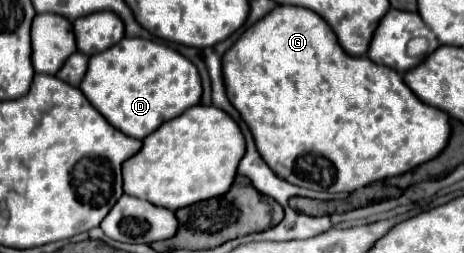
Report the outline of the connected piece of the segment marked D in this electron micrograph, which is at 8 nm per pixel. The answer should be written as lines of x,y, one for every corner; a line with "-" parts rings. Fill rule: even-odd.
124,37
120,43
112,45
104,53
96,53
96,57
90,57
90,65
80,83
80,89
84,91
88,101
108,119
110,125
134,139
148,137
162,123
178,117
186,109
200,103
202,97
202,83
194,63
190,63
184,55
180,55
176,49
168,45
140,37

